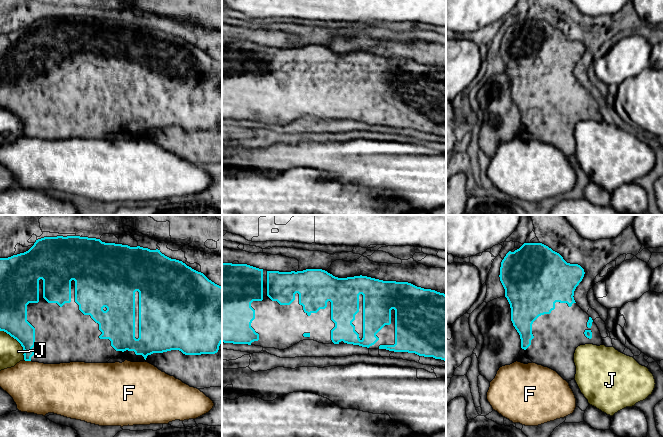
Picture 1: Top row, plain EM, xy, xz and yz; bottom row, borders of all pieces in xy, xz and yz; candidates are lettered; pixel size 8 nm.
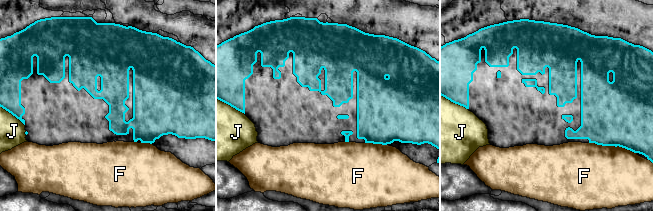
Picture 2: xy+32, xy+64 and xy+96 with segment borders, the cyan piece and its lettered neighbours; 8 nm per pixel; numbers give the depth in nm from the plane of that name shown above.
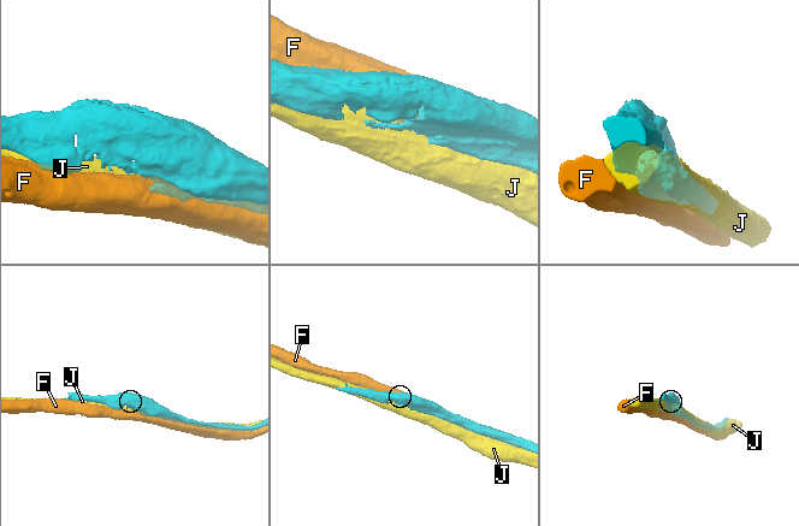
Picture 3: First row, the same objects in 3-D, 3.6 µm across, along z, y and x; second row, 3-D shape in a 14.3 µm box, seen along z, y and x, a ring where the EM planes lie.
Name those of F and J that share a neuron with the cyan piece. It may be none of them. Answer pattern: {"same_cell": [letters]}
{"same_cell": []}

